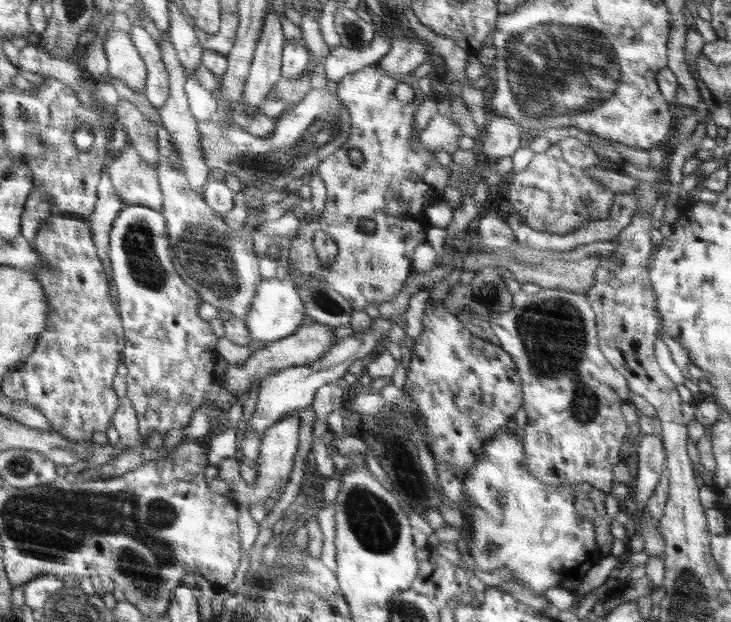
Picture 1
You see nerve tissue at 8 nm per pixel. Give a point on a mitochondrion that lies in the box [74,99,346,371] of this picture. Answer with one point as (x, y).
(205, 256)

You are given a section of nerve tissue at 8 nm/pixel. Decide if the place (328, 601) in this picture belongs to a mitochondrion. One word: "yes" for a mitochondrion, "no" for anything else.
yes

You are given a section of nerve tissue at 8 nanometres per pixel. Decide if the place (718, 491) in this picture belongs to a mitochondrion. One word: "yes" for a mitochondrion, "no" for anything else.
no

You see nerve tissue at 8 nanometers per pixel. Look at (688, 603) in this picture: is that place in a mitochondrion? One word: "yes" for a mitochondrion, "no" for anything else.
yes

